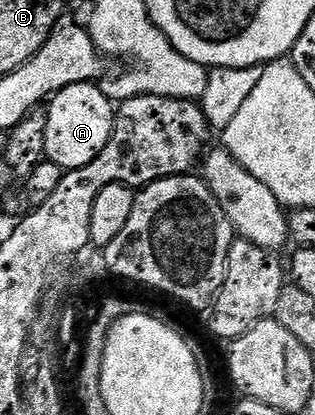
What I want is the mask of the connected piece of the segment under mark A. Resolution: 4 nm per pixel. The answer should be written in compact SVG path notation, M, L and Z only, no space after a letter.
M80 82L79 84L71 84L60 90L58 94L52 95L48 99L45 115L47 116L46 159L59 164L62 171L74 170L75 168L83 168L83 164L91 164L91 160L95 160L95 156L99 156L99 152L103 152L107 148L107 140L111 140L111 132L113 131L115 102L114 99L106 96L100 85L92 82Z

